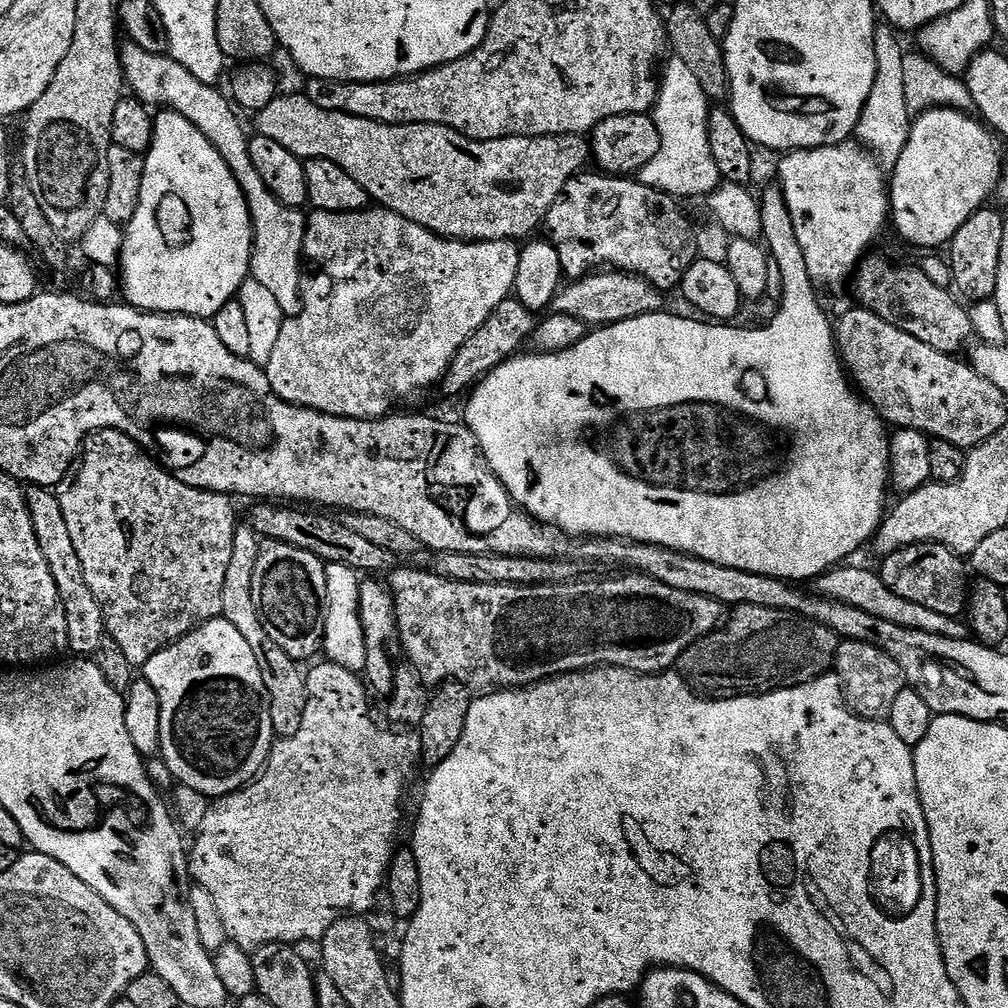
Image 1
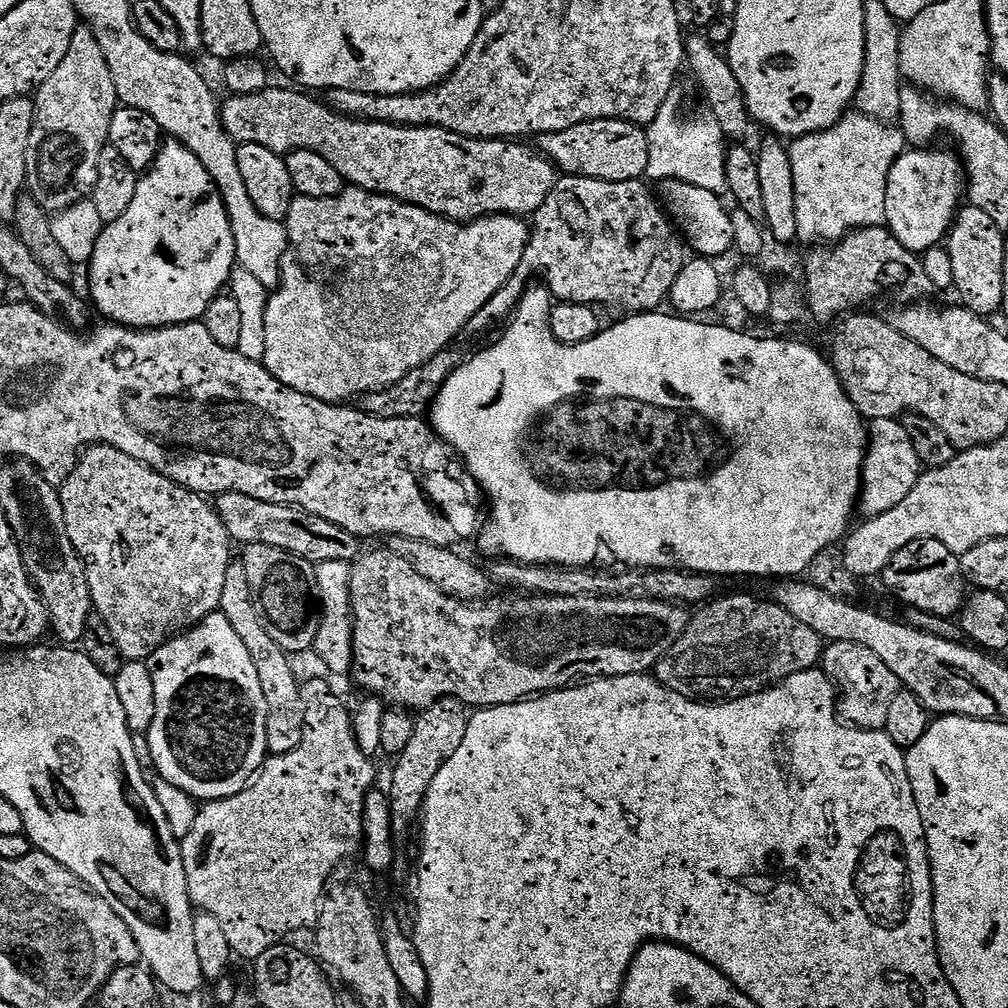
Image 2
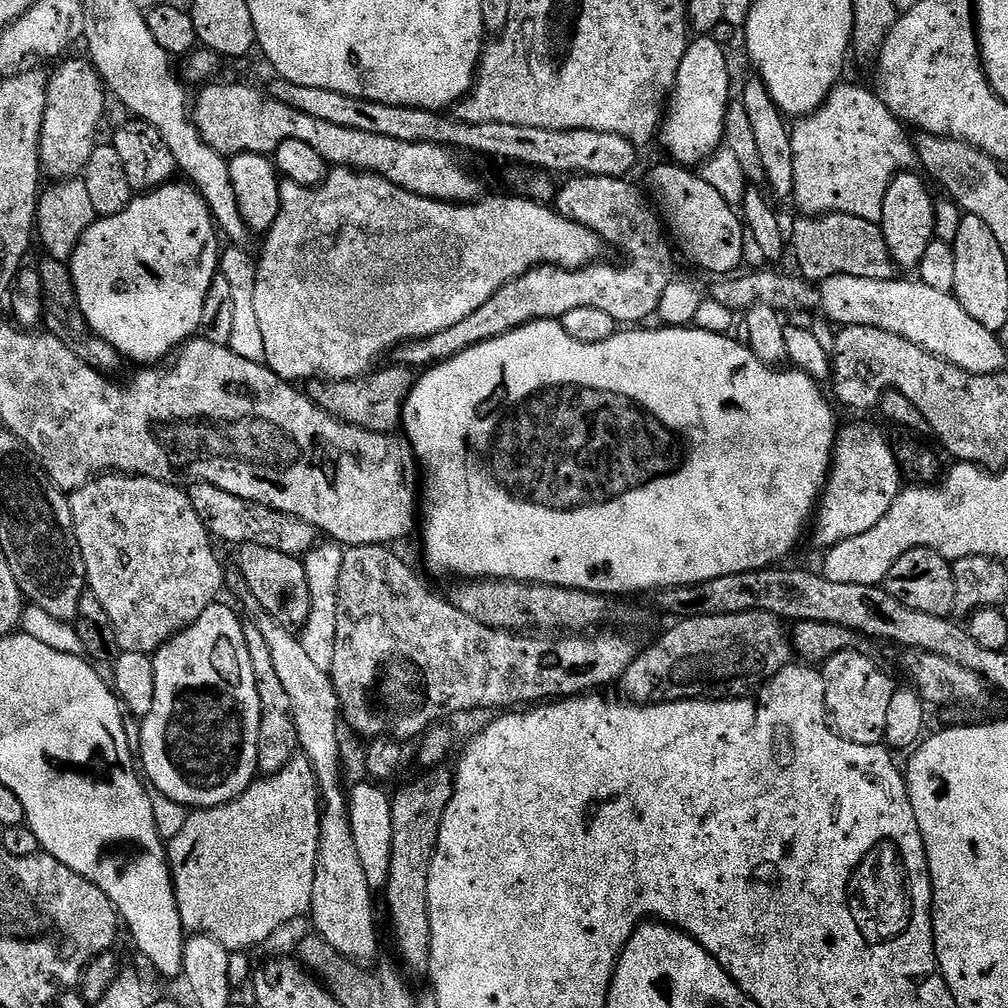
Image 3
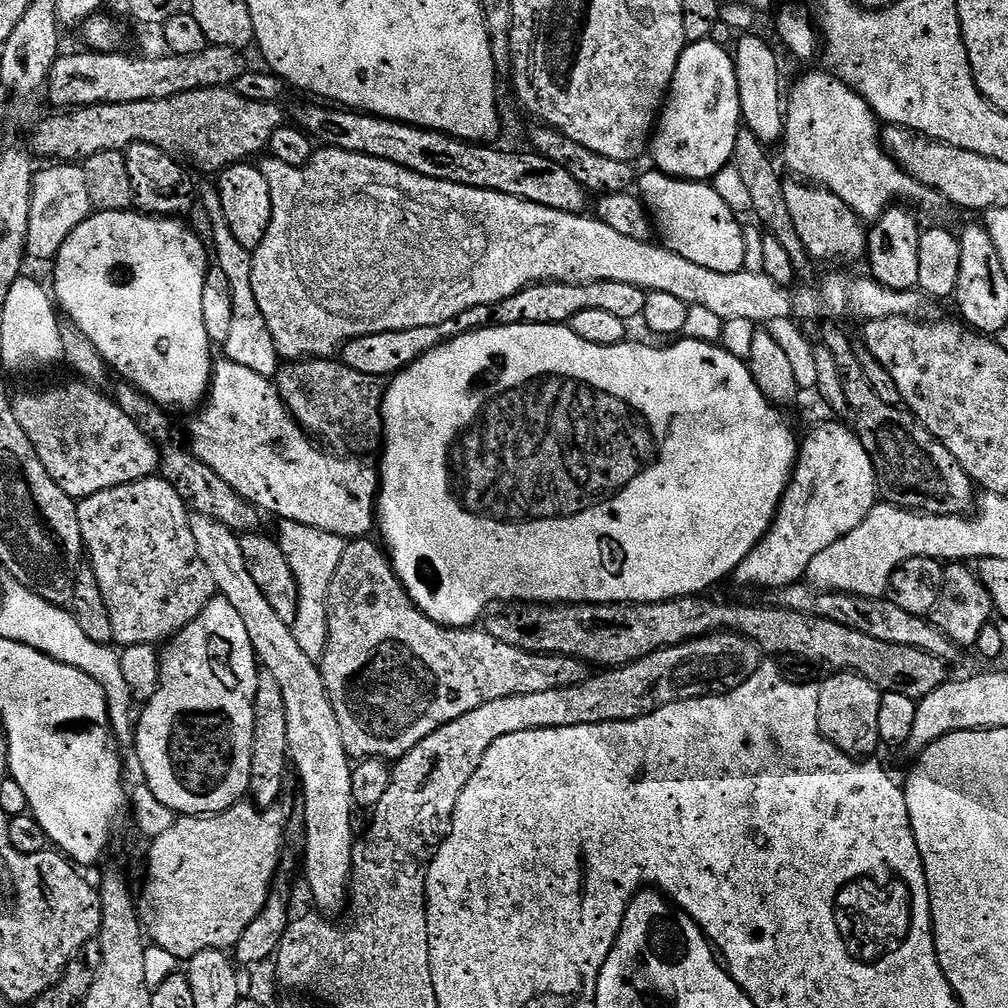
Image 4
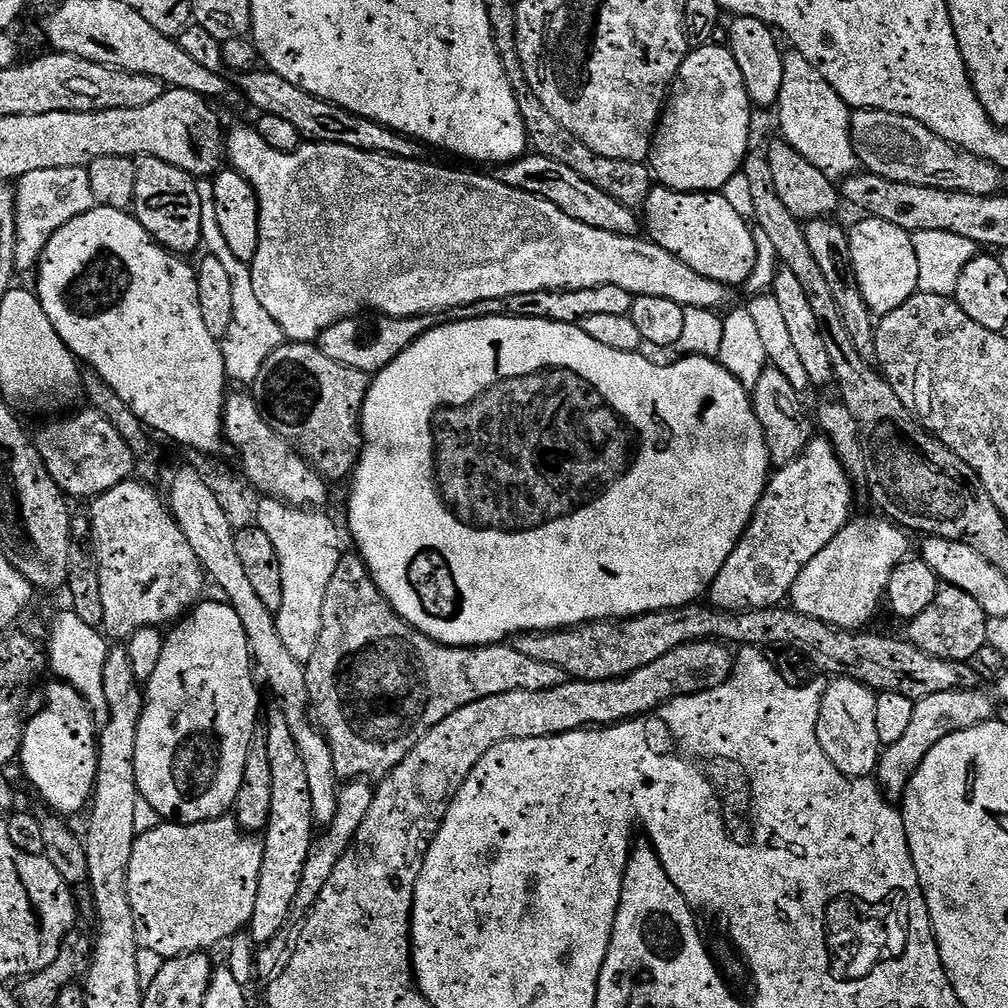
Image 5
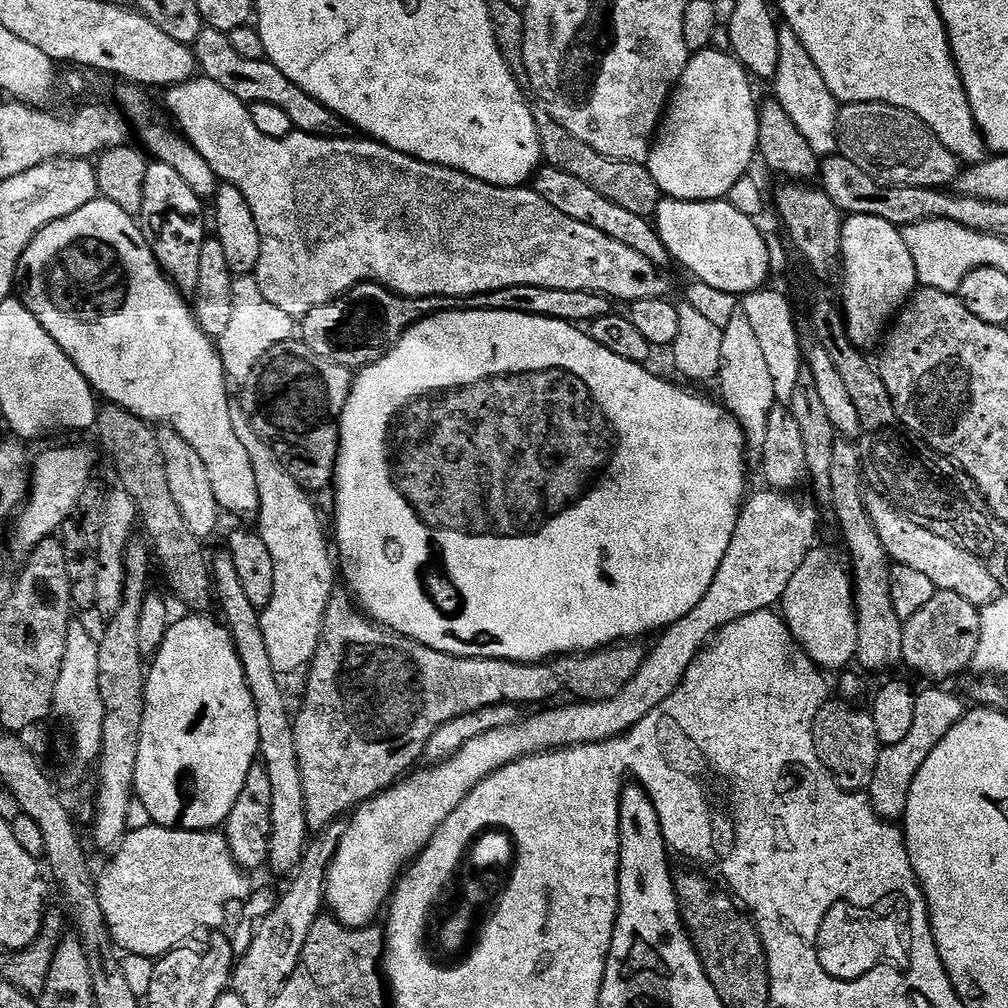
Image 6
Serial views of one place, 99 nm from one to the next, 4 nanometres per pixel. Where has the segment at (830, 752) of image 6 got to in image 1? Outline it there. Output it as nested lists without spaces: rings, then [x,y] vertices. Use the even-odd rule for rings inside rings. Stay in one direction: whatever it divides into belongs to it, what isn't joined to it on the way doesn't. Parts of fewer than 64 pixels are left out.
[[[846,640],[841,643],[834,665],[835,675],[839,683],[844,686],[846,707],[853,716],[860,716],[864,720],[887,721],[898,694],[906,686],[902,666],[890,658],[881,648],[875,648],[861,640]]]

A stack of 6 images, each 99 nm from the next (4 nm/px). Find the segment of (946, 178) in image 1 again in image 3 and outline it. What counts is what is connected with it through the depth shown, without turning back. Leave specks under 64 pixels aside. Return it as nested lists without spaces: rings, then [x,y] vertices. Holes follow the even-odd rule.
[[[905,170],[892,179],[892,185],[882,202],[880,224],[884,230],[886,246],[897,269],[919,269],[922,254],[926,254],[926,246],[930,246],[930,242],[937,235],[936,204],[932,201],[927,186],[912,173],[912,170]]]

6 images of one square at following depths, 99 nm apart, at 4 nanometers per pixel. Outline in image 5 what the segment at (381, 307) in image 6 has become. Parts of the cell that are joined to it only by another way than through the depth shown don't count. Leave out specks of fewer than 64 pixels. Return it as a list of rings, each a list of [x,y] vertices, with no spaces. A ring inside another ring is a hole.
[[[606,285],[604,288],[587,288],[577,292],[531,292],[508,296],[505,300],[487,300],[474,302],[470,306],[458,306],[448,309],[446,316],[449,321],[477,320],[487,316],[521,316],[531,320],[553,320],[559,324],[579,325],[580,321],[591,318],[594,314],[629,315],[632,311],[634,297],[618,286]],[[379,314],[351,316],[342,322],[334,322],[334,326],[326,329],[320,335],[318,347],[326,354],[326,358],[334,358],[334,362],[342,366],[350,366],[357,368],[360,372],[375,374],[390,362],[394,362],[394,358],[398,358],[402,350],[406,350],[419,336],[435,328],[437,323],[435,315],[410,318],[394,318]]]

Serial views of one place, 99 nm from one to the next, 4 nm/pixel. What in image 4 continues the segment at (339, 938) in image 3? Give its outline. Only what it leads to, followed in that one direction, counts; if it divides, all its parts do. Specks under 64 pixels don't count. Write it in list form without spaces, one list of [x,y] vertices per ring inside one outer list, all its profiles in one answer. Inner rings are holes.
[[[193,515],[190,519],[190,530],[194,530],[194,542],[198,545],[198,554],[202,554],[202,562],[206,562],[206,570],[210,570],[210,578],[214,578],[217,593],[238,610],[242,623],[246,626],[246,634],[250,634],[250,642],[256,651],[256,659],[270,674],[274,674],[274,682],[278,682],[282,690],[282,699],[286,701],[286,734],[288,735],[288,754],[294,765],[294,772],[300,775],[300,784],[304,787],[304,876],[308,879],[308,888],[312,891],[312,900],[323,915],[332,918],[335,912],[345,911],[348,899],[348,883],[352,877],[352,847],[356,845],[357,833],[352,833],[352,812],[354,805],[351,796],[351,774],[353,761],[346,754],[346,746],[342,746],[342,734],[338,726],[338,714],[334,714],[334,706],[328,697],[326,686],[322,682],[322,674],[317,661],[306,658],[306,654],[298,647],[298,638],[294,638],[292,625],[282,622],[278,613],[266,602],[262,590],[258,590],[250,570],[246,570],[246,558],[242,558],[240,536],[222,526],[209,516]]]

